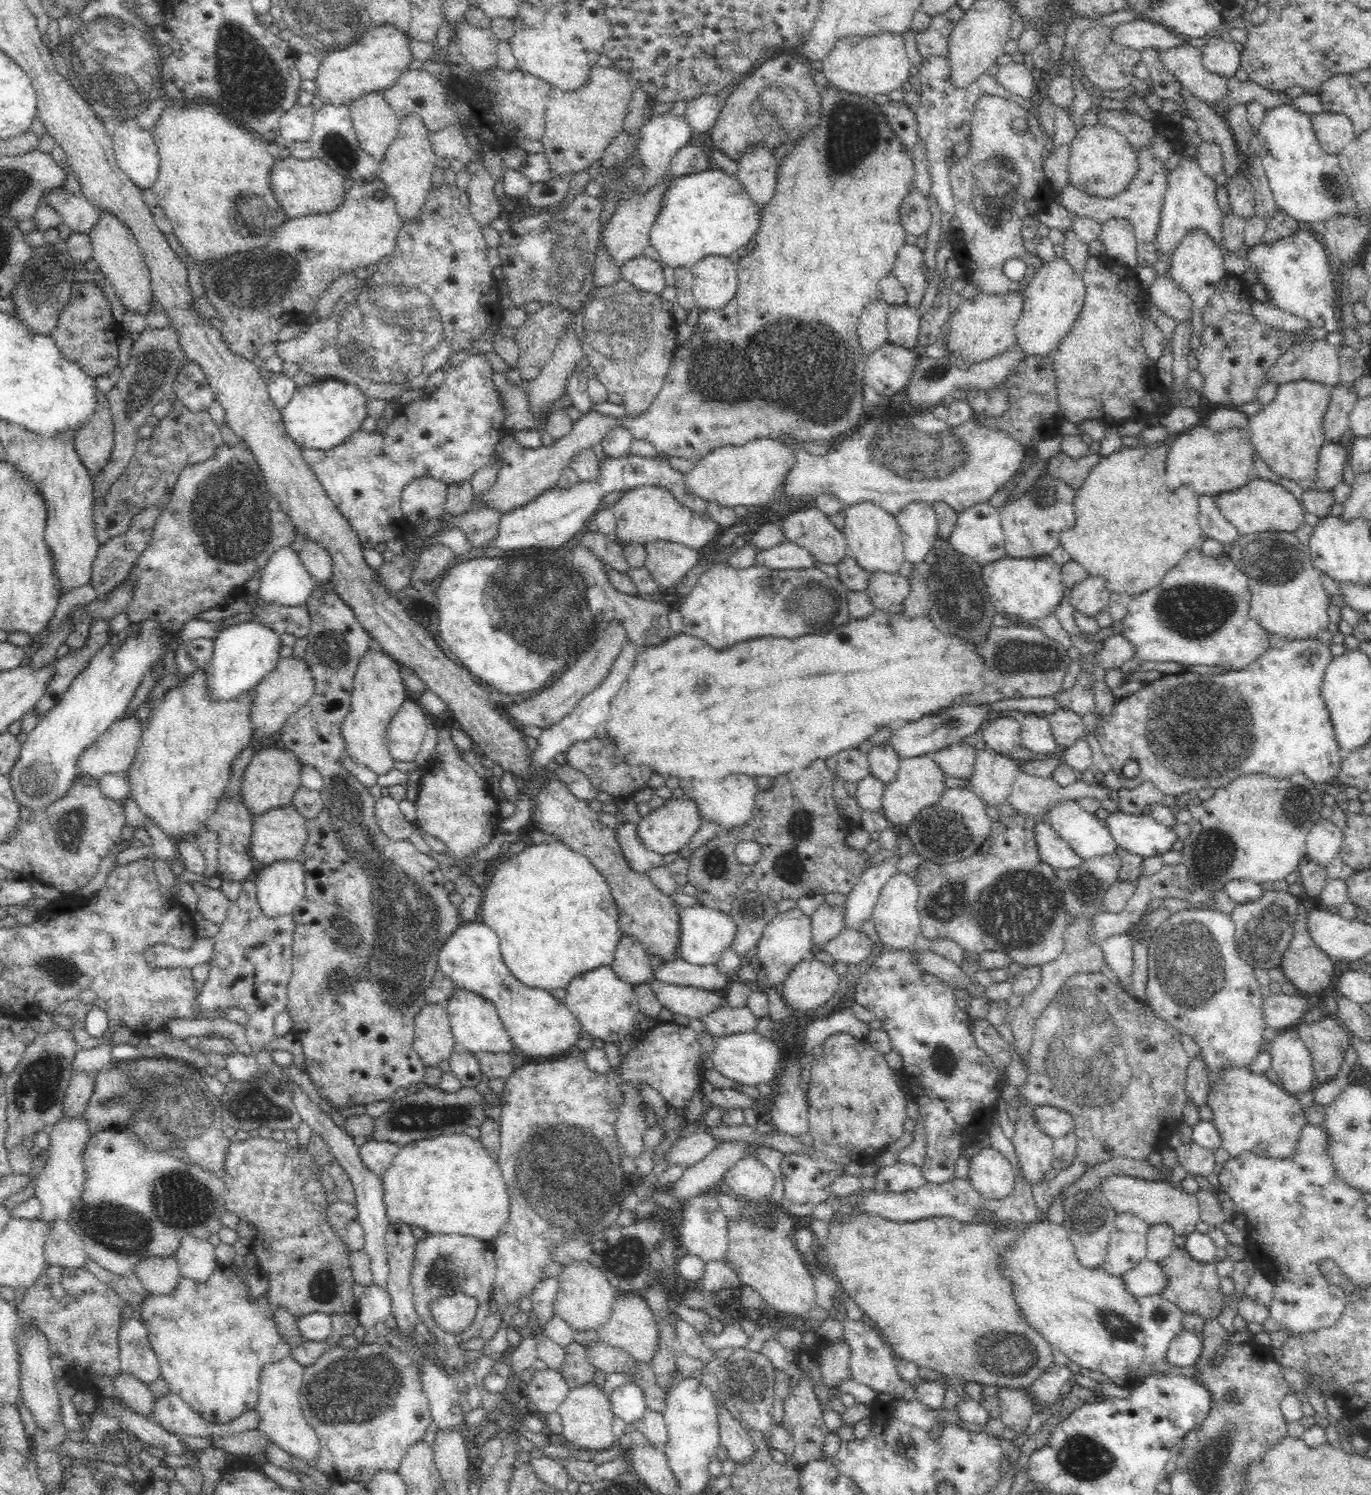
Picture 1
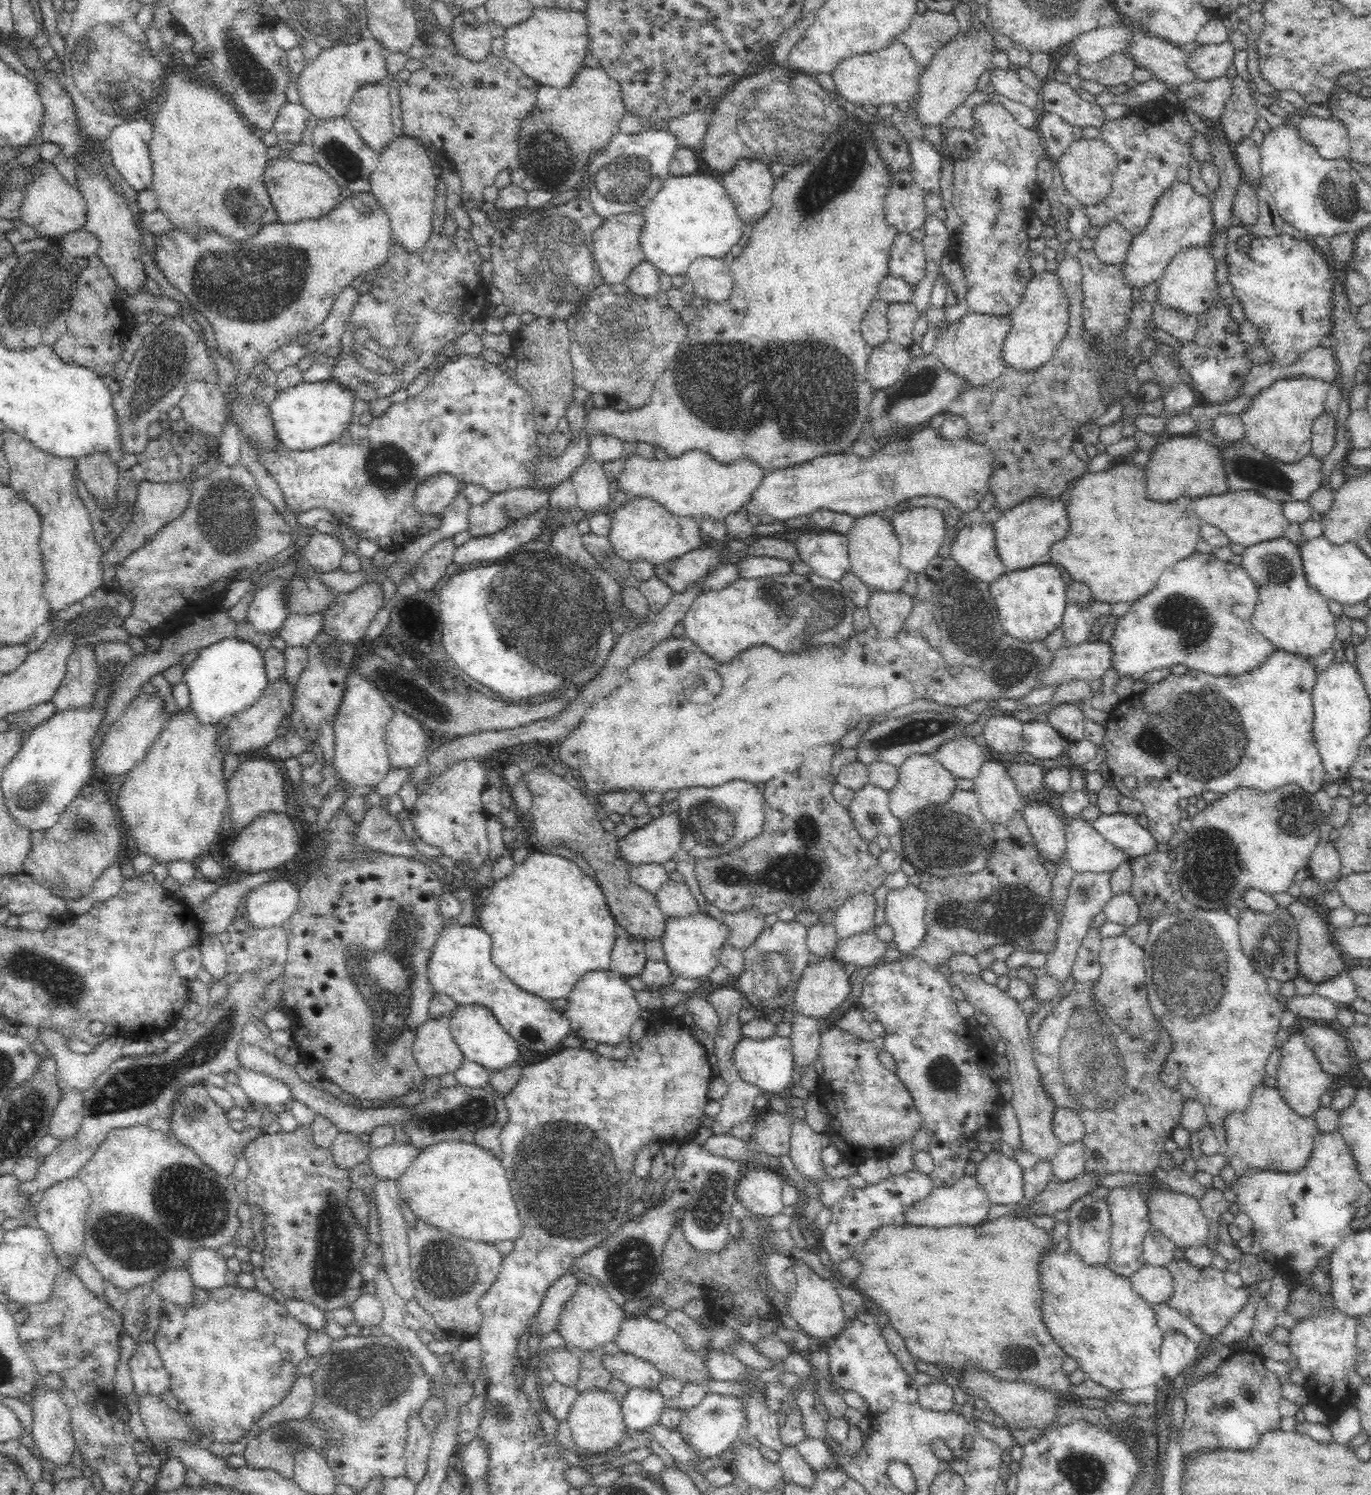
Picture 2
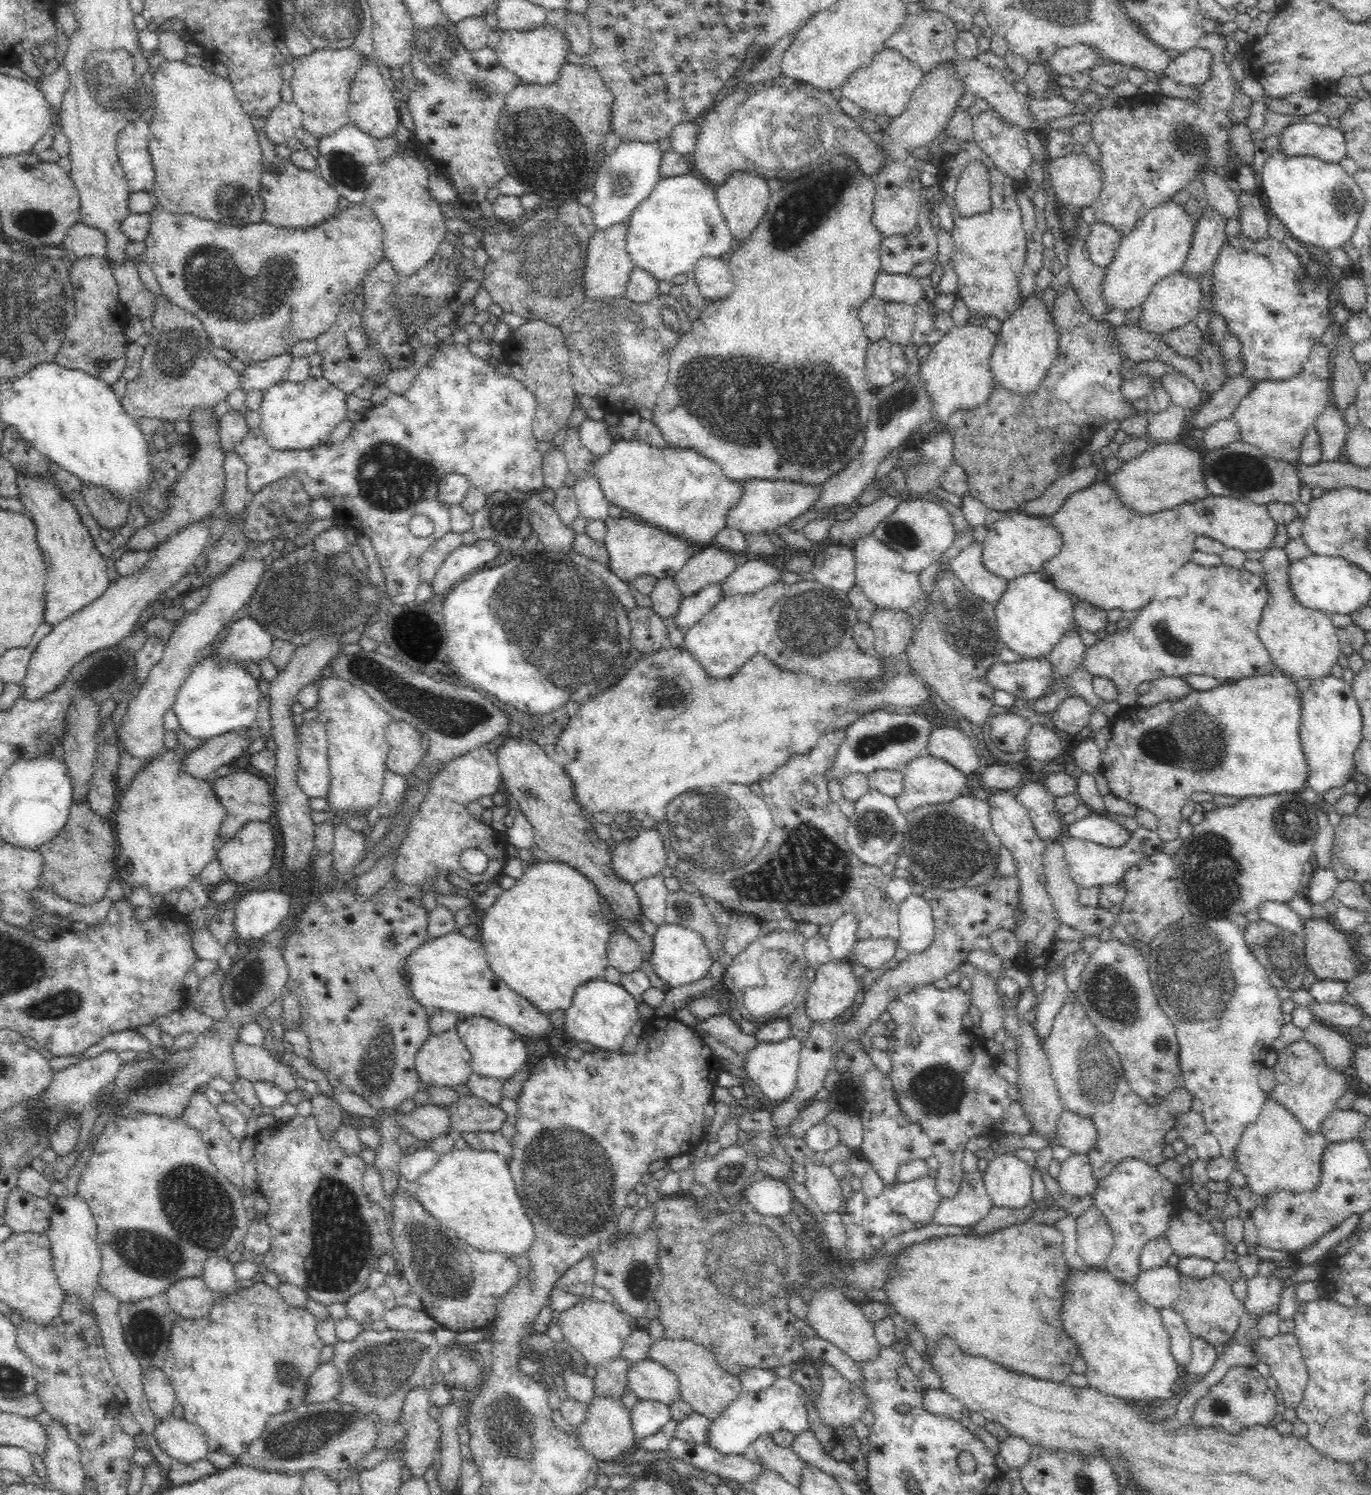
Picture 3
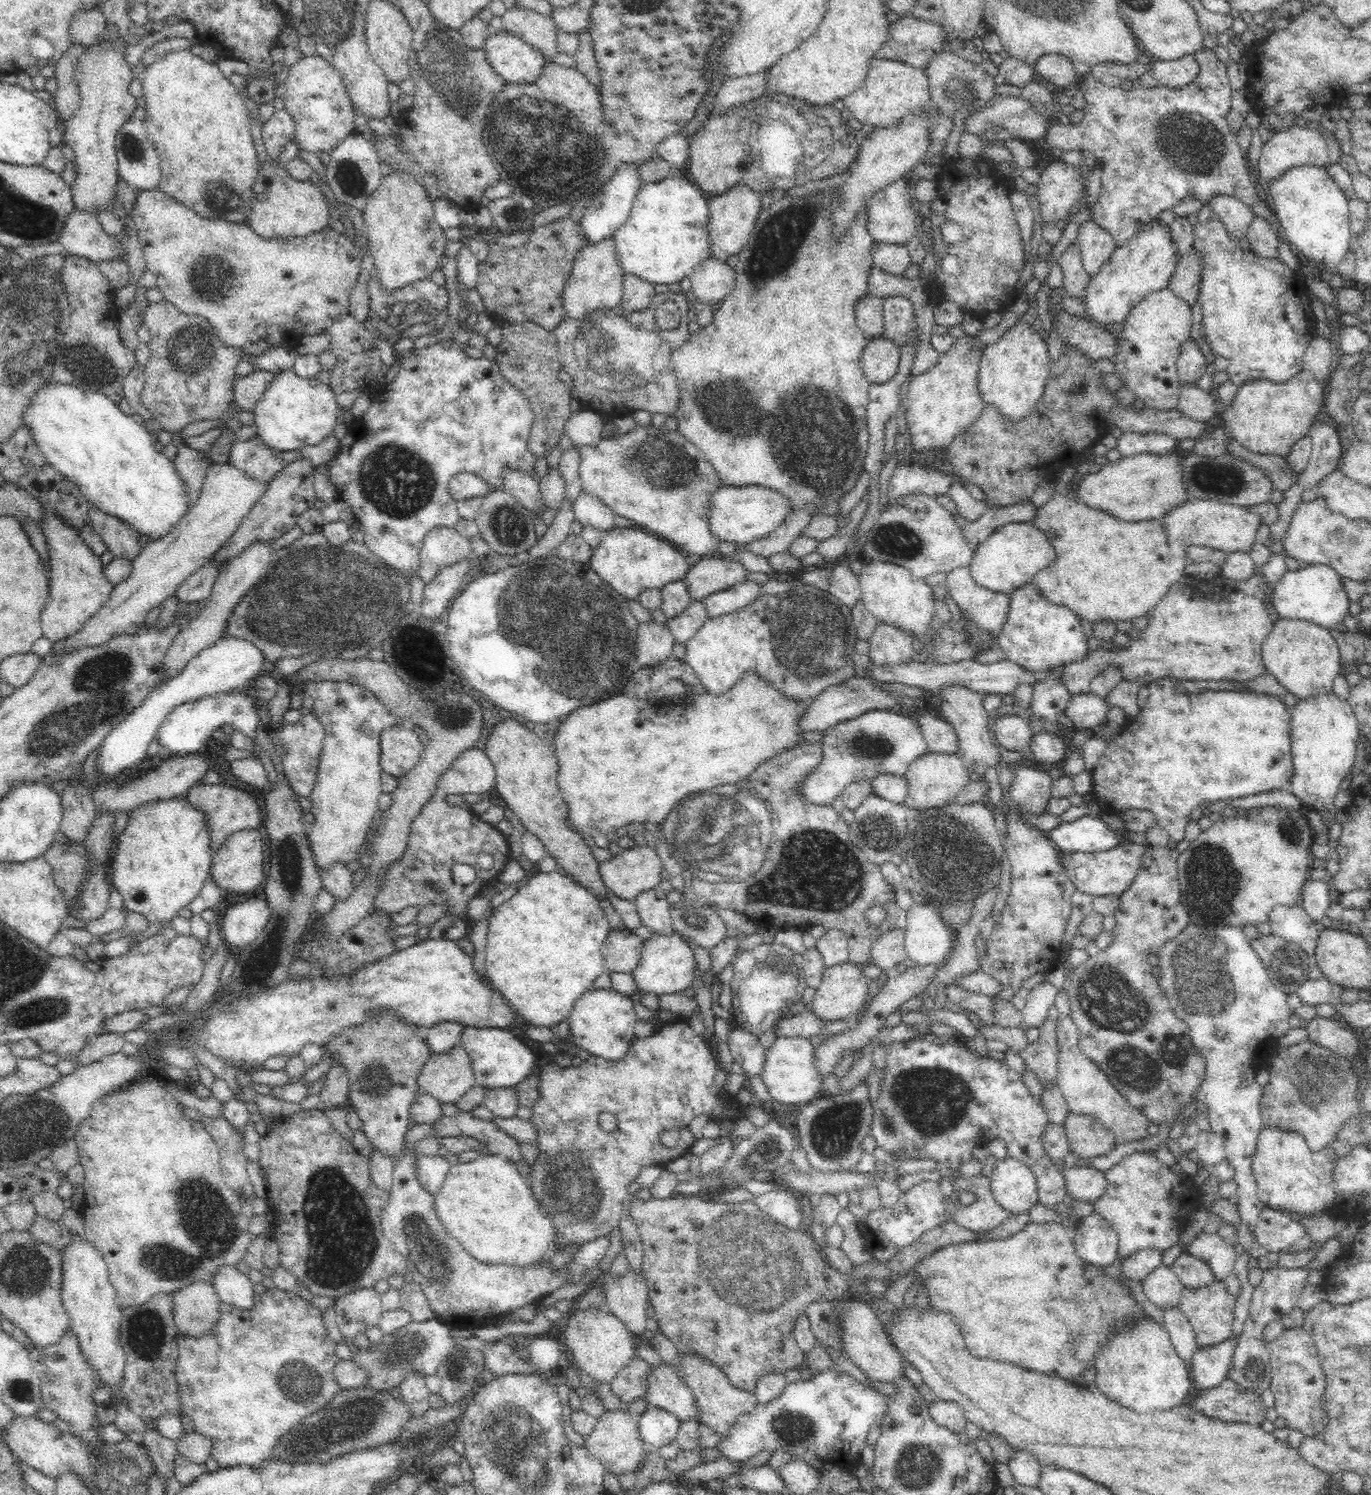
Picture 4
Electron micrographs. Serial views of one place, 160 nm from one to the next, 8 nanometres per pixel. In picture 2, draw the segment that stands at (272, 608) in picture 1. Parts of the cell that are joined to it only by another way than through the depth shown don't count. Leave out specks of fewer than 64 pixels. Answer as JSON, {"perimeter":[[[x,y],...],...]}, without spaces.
{"perimeter":[[[220,606],[220,610],[216,610],[216,612],[210,612],[209,614],[204,614],[204,616],[198,616],[198,614],[192,616],[192,622],[184,622],[182,625],[179,625],[174,632],[160,637],[158,649],[154,651],[153,649],[147,648],[144,654],[135,655],[123,668],[123,671],[117,678],[117,683],[113,688],[114,692],[112,692],[112,696],[110,696],[110,700],[107,702],[103,719],[97,726],[97,731],[91,744],[92,759],[96,758],[96,752],[98,752],[98,746],[100,746],[100,742],[102,742],[102,736],[104,736],[104,732],[106,732],[106,728],[108,728],[110,724],[114,724],[114,720],[116,720],[118,716],[122,716],[123,712],[126,712],[126,708],[128,708],[129,704],[134,702],[142,693],[143,684],[150,681],[153,675],[161,674],[164,670],[170,668],[170,666],[178,664],[182,656],[188,654],[190,650],[206,648],[206,646],[210,646],[212,642],[218,642],[218,640],[222,640],[222,638],[239,637],[243,640],[249,640],[250,643],[253,643],[254,646],[259,648],[263,659],[263,654],[271,647],[272,639],[279,636],[279,630],[280,628],[274,630],[274,632],[268,632],[266,636],[259,634],[259,632],[256,632],[255,628],[251,626],[249,620],[236,624],[228,615],[228,610],[224,610],[224,608]]]}

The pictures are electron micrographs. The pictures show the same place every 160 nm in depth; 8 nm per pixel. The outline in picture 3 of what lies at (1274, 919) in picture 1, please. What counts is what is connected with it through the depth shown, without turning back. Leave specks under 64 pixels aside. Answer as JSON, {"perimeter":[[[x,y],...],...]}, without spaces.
{"perimeter":[[[1264,920],[1249,922],[1243,933],[1245,942],[1252,955],[1265,969],[1272,986],[1278,989],[1303,989],[1304,976],[1309,972],[1305,955],[1305,938],[1290,931],[1280,929]]]}

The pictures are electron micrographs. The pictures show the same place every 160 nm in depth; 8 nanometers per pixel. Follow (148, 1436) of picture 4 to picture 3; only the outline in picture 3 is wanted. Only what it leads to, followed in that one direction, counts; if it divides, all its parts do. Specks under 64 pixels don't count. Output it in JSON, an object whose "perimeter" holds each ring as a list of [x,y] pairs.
{"perimeter":[[[100,1284],[98,1288],[92,1292],[94,1298],[92,1298],[92,1304],[94,1313],[97,1317],[98,1329],[101,1331],[101,1337],[103,1338],[103,1345],[109,1360],[110,1366],[112,1367],[113,1374],[118,1380],[118,1385],[127,1397],[127,1407],[134,1413],[136,1422],[140,1426],[141,1432],[153,1435],[152,1432],[156,1431],[156,1418],[149,1408],[149,1403],[144,1391],[143,1382],[143,1371],[139,1365],[138,1359],[132,1354],[132,1351],[126,1344],[123,1326],[118,1314],[120,1302],[115,1296],[112,1296],[107,1290],[103,1290]]]}

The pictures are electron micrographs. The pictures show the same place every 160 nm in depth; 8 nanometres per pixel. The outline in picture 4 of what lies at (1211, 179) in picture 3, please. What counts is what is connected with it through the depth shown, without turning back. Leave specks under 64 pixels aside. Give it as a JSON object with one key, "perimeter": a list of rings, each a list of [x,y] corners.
{"perimeter":[[[1227,194],[1212,196],[1205,204],[1219,217],[1231,239],[1246,237],[1248,226],[1255,218],[1255,214],[1249,206]]]}

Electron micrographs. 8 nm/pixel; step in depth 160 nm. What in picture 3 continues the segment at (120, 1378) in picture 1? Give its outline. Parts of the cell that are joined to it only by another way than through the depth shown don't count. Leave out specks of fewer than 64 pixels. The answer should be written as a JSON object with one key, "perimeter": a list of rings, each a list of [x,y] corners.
{"perimeter":[[[172,1414],[168,1419],[156,1420],[156,1431],[152,1432],[154,1438],[158,1441],[158,1445],[162,1451],[172,1457],[173,1461],[182,1463],[194,1463],[204,1459],[209,1452],[207,1446],[207,1437],[201,1427],[196,1424],[187,1422],[184,1418],[175,1418]]]}

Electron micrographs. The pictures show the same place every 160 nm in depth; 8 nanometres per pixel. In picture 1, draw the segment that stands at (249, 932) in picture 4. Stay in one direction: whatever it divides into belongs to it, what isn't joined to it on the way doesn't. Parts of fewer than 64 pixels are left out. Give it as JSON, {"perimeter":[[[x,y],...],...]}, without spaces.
{"perimeter":[[[301,859],[278,860],[257,868],[254,874],[258,905],[266,916],[290,915],[305,896]]]}

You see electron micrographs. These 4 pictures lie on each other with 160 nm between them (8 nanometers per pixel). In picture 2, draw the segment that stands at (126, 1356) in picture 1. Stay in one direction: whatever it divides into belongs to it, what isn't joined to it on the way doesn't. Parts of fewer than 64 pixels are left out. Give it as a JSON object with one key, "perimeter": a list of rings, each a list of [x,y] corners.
{"perimeter":[[[138,1342],[128,1365],[136,1395],[160,1397],[169,1391],[169,1375],[154,1342]]]}

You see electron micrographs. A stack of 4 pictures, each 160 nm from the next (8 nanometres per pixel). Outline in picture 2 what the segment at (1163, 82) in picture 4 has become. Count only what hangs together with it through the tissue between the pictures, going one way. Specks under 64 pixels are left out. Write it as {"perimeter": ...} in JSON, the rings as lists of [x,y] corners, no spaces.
{"perimeter":[[[1228,40],[1220,44],[1198,44],[1188,57],[1188,69],[1202,81],[1221,78],[1232,65],[1235,51]]]}

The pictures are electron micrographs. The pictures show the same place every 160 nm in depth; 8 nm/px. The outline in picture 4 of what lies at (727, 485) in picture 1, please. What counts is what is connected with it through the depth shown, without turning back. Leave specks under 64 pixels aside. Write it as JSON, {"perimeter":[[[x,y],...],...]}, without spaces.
{"perimeter":[[[654,425],[638,426],[632,432],[619,434],[616,438],[602,438],[598,446],[578,447],[580,451],[581,491],[596,496],[618,516],[632,520],[634,526],[640,527],[659,538],[670,540],[678,549],[691,558],[714,556],[719,542],[717,536],[710,532],[708,517],[710,499],[722,486],[720,475],[699,454],[698,448],[691,444],[678,431],[658,431]]]}

